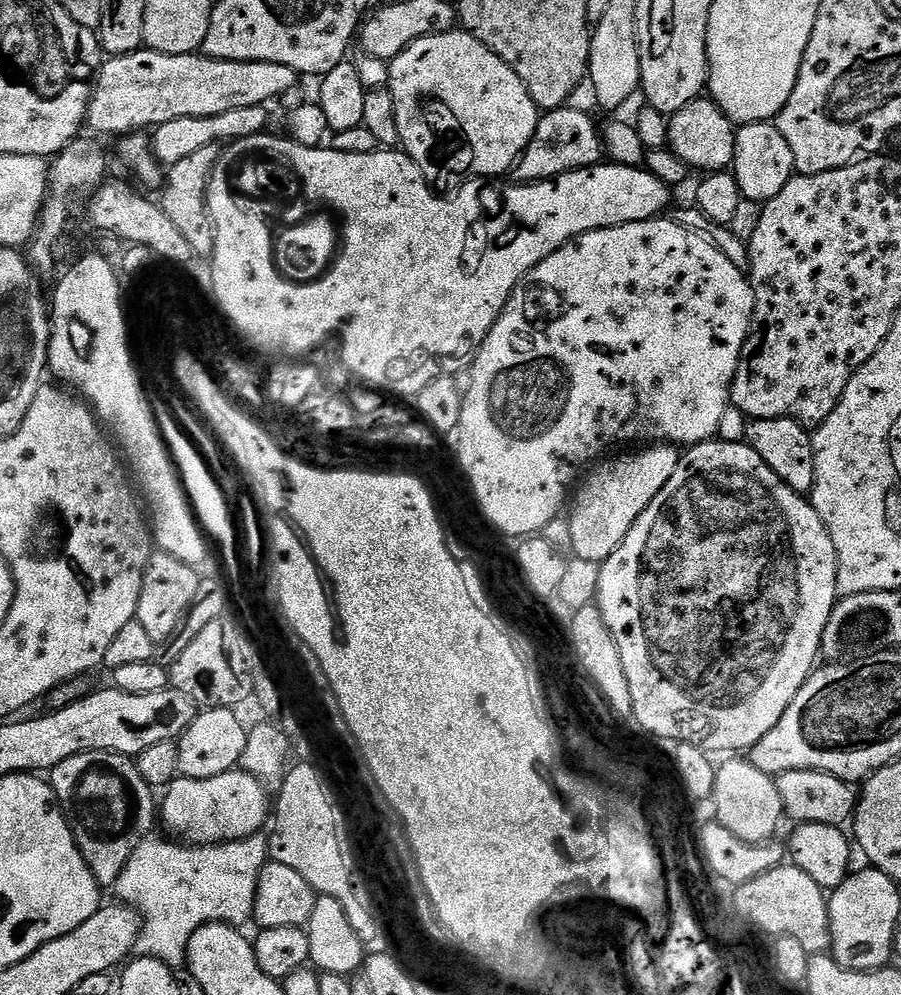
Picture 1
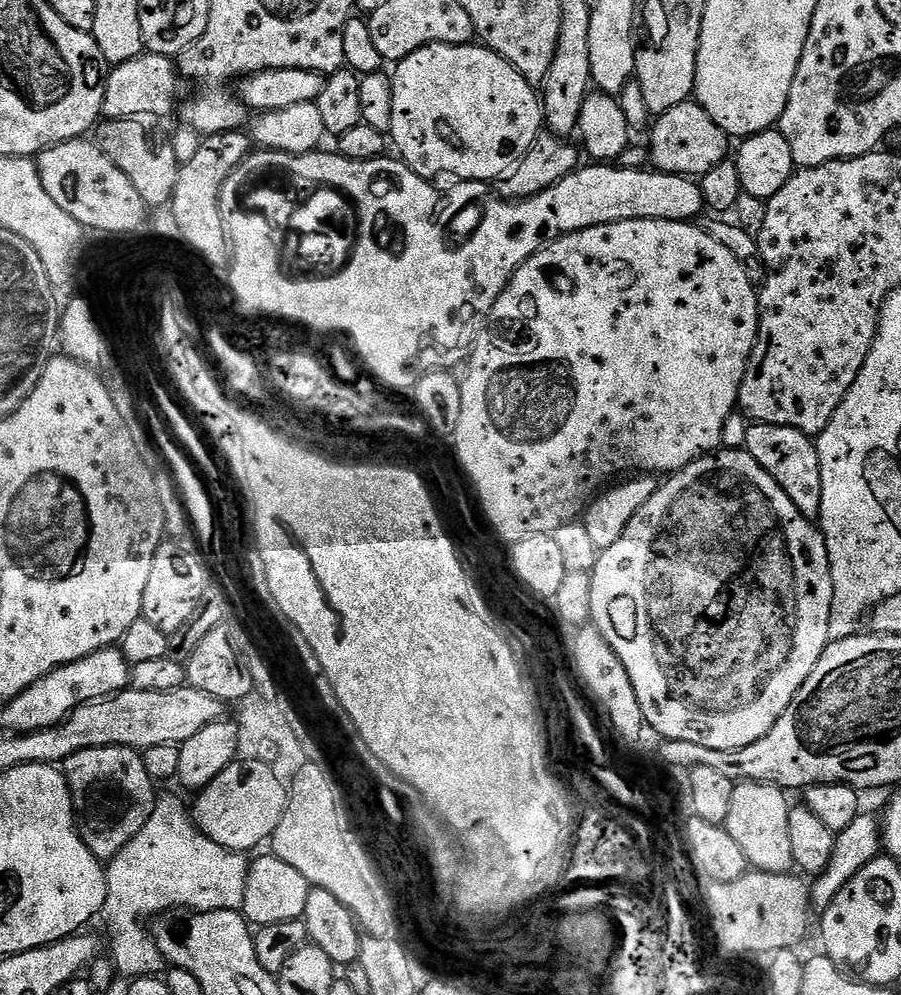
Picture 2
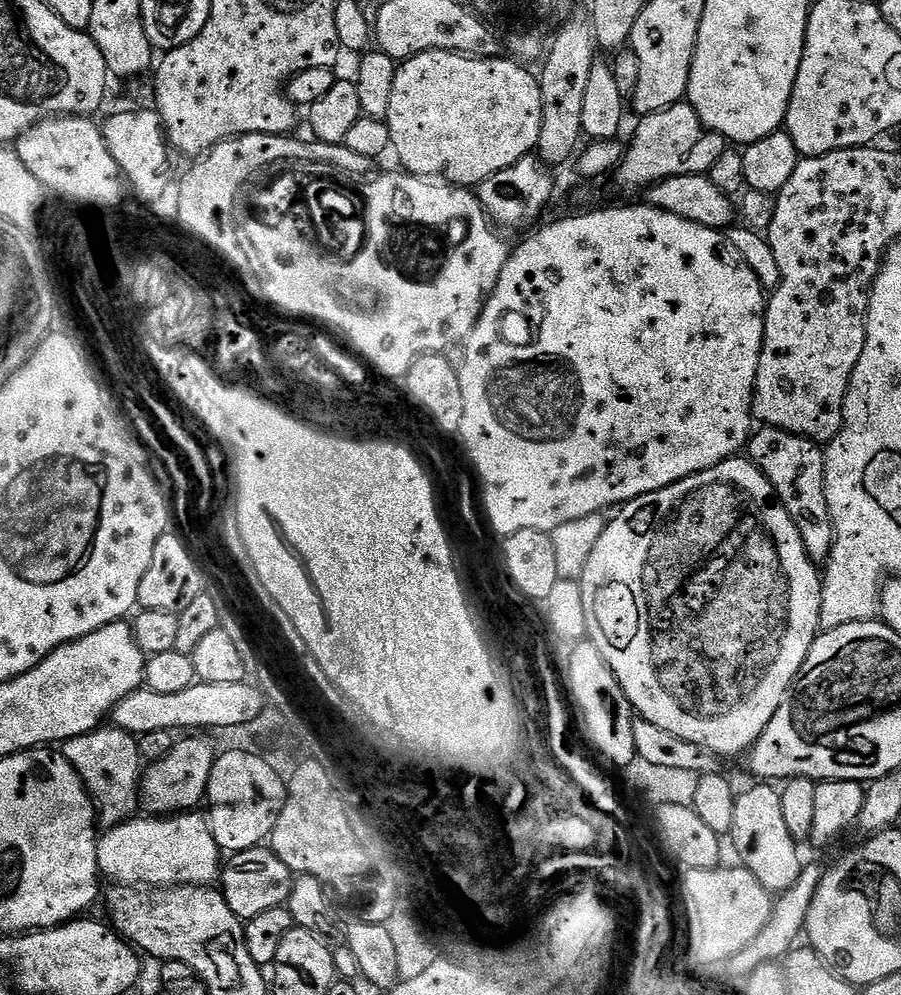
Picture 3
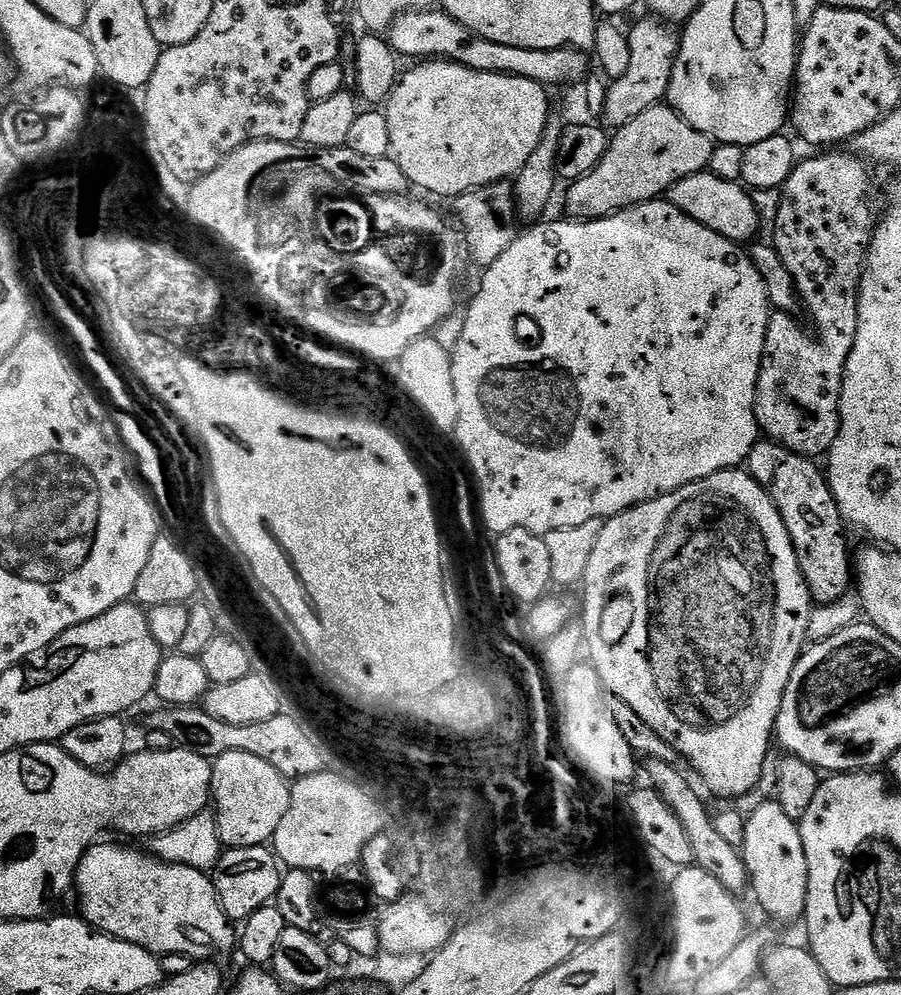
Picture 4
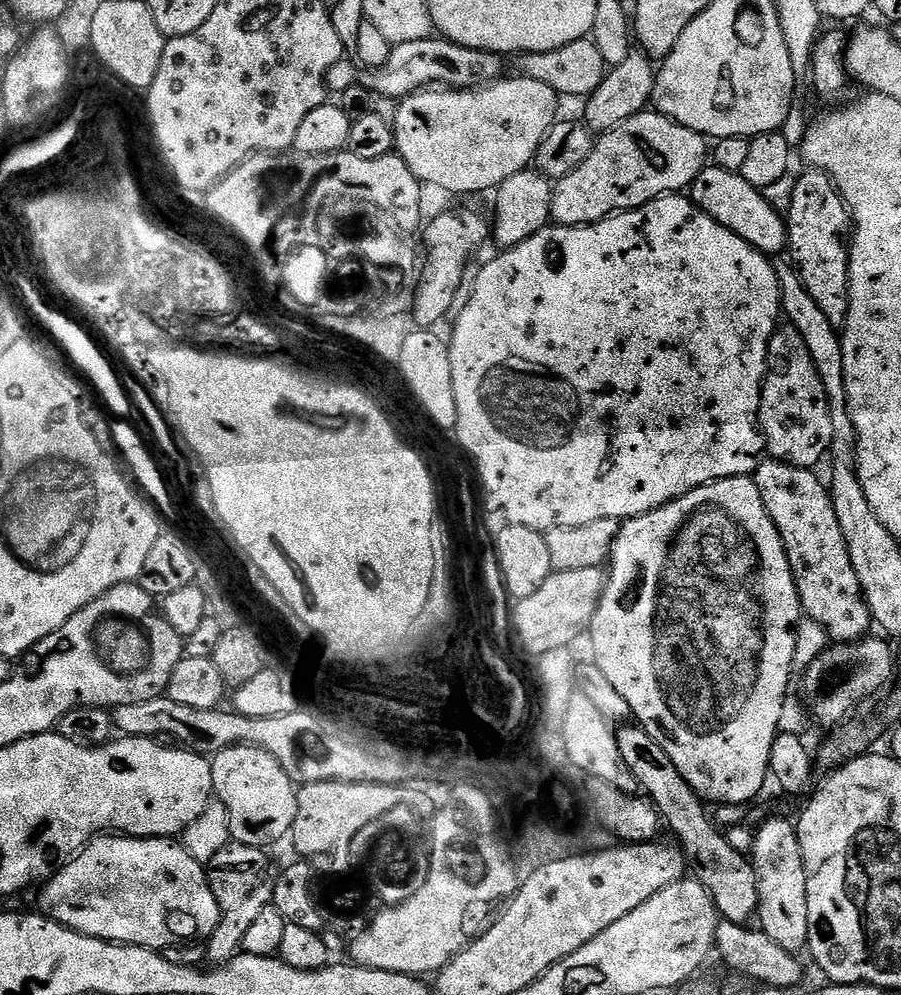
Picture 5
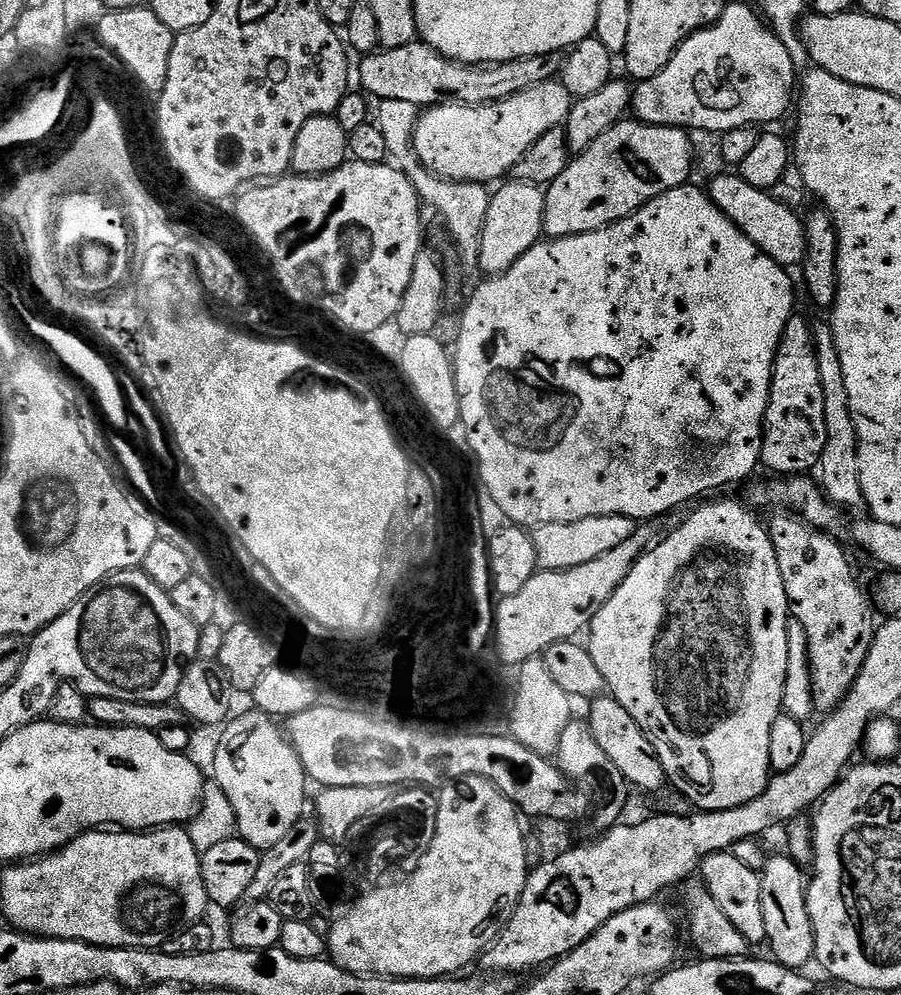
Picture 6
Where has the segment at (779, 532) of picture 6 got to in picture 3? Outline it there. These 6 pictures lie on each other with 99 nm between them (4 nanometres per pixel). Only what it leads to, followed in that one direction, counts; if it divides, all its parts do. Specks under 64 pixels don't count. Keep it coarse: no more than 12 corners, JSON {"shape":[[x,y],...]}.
{"shape":[[760,426],[746,456],[772,484],[813,564],[836,535],[816,441]]}

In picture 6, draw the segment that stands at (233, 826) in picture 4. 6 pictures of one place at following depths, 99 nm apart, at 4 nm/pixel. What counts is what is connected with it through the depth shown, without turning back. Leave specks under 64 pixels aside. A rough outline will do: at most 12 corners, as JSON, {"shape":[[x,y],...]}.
{"shape":[[251,711],[223,729],[212,772],[239,839],[274,846],[310,781],[281,725]]}

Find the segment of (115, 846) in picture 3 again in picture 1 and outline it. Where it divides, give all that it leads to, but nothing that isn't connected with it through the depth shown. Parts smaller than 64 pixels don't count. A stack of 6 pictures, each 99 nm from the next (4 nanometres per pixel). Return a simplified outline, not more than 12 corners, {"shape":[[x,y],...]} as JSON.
{"shape":[[263,835],[145,836],[115,899],[136,956],[185,967],[204,924],[253,919]]}

